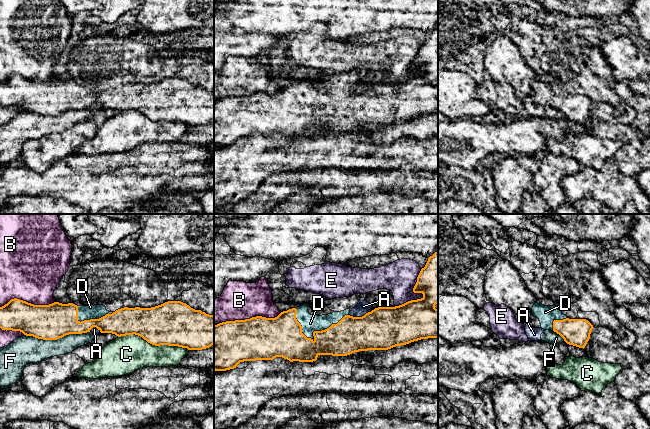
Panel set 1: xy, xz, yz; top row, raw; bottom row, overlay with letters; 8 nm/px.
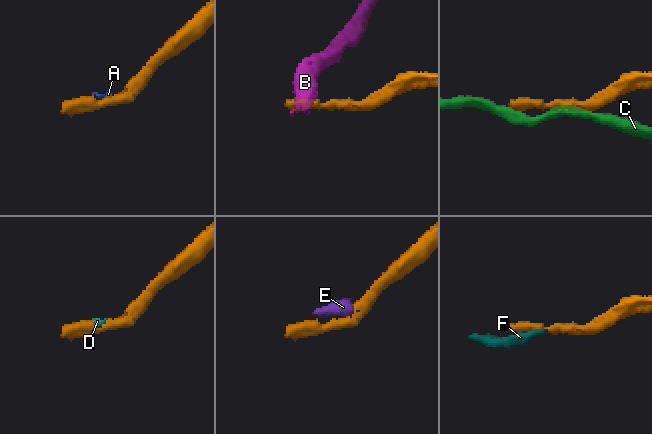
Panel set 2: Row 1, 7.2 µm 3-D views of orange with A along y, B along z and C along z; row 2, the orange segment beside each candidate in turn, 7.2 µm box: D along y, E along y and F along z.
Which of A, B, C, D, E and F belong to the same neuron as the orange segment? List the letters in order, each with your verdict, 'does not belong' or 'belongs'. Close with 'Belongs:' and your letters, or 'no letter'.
A: does not belong
B: does not belong
C: does not belong
D: belongs
E: does not belong
F: does not belong
Belongs: D

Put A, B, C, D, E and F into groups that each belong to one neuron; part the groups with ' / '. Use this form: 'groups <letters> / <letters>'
groups A E F / B / C / D

